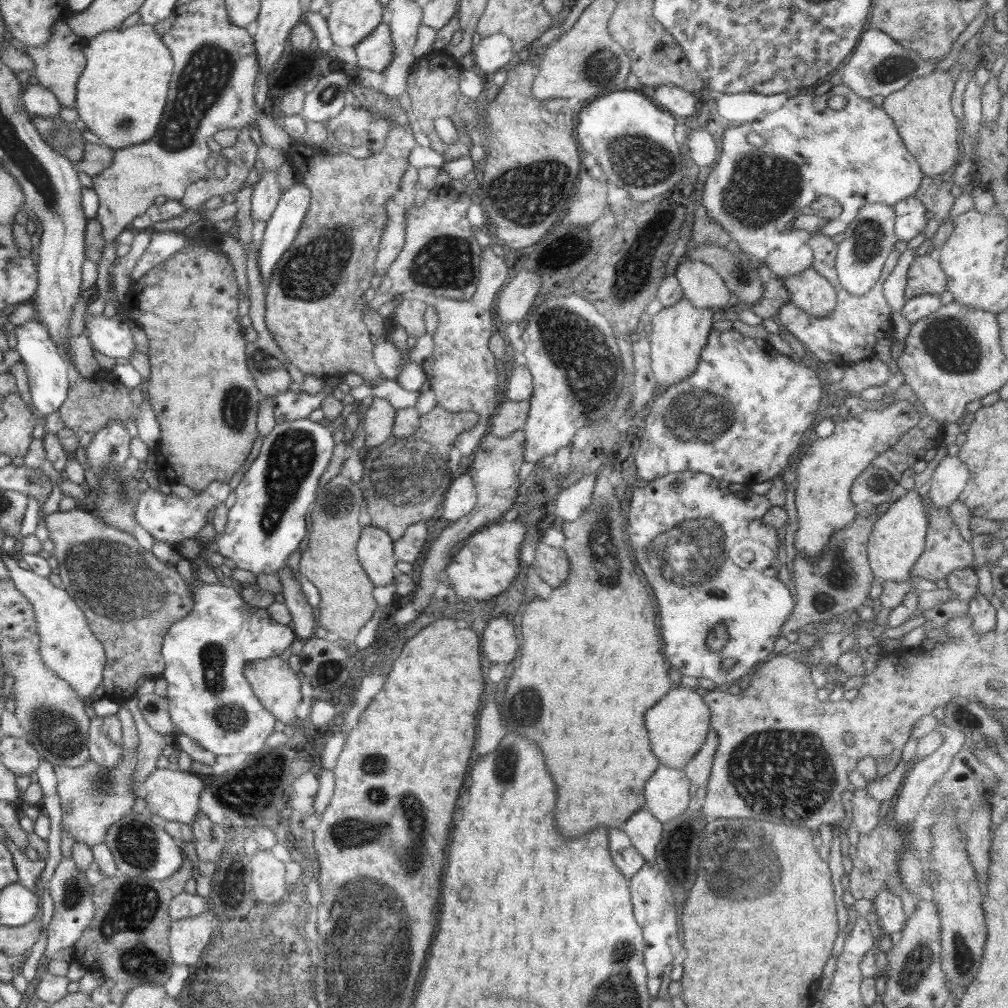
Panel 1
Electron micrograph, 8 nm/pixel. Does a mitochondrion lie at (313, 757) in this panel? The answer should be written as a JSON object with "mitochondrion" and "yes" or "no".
{"mitochondrion":"no"}

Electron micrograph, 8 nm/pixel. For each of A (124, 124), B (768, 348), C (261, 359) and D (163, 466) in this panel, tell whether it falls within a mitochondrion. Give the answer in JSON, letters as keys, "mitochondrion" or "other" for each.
{"A":"mitochondrion","B":"other","C":"mitochondrion","D":"other"}

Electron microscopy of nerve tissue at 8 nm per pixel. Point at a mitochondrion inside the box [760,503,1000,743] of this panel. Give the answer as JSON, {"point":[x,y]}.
{"point":[840,572]}

